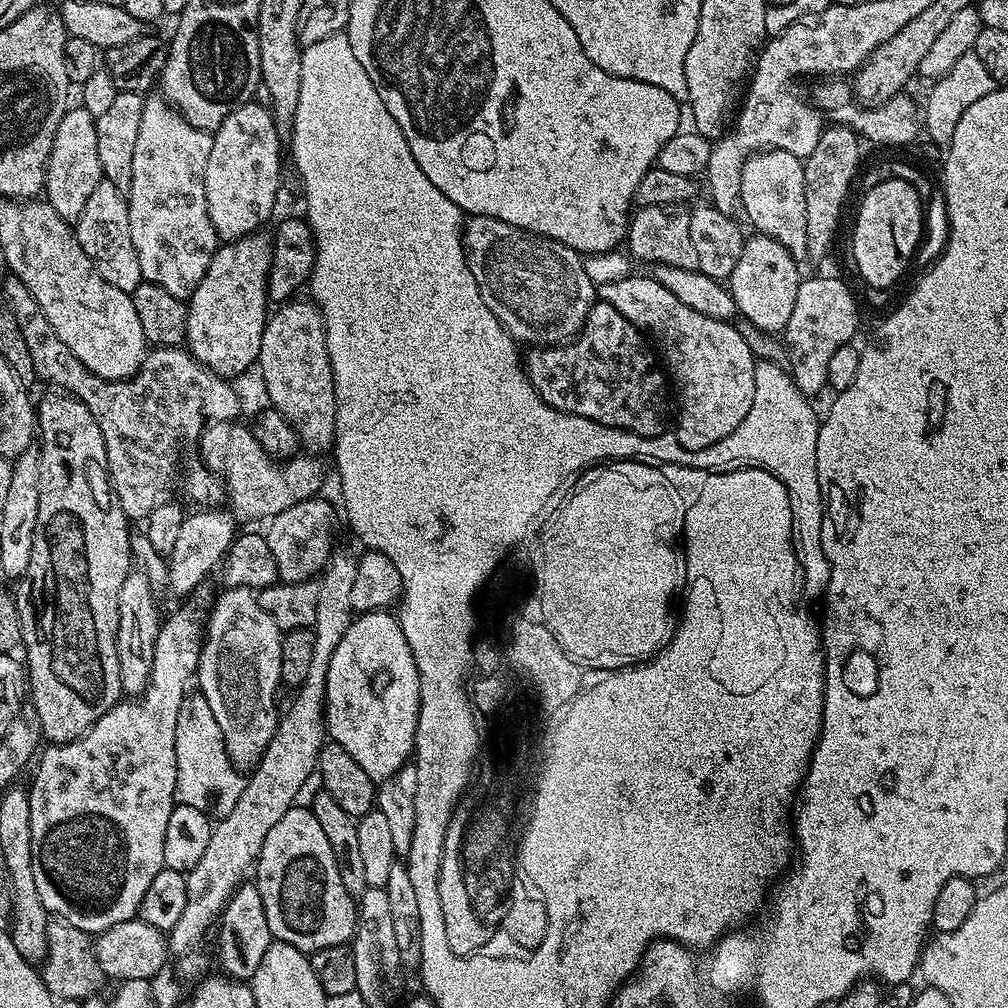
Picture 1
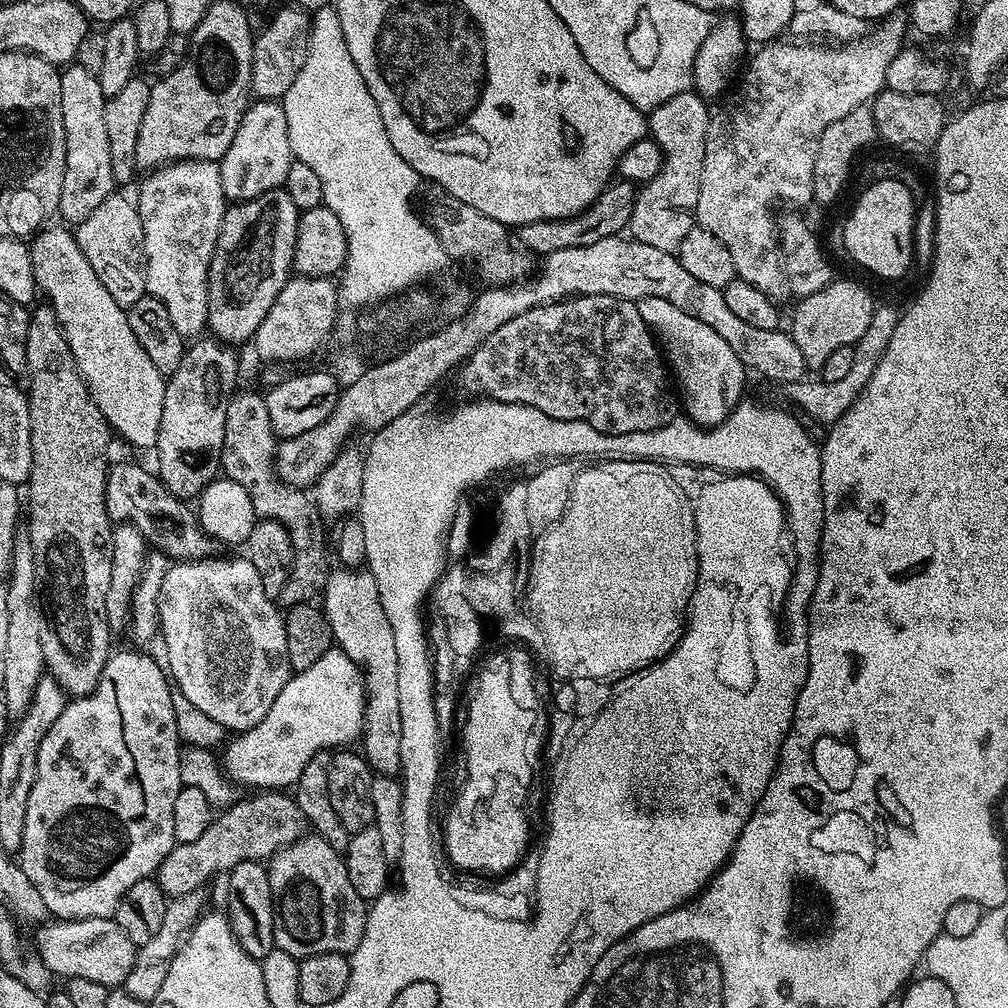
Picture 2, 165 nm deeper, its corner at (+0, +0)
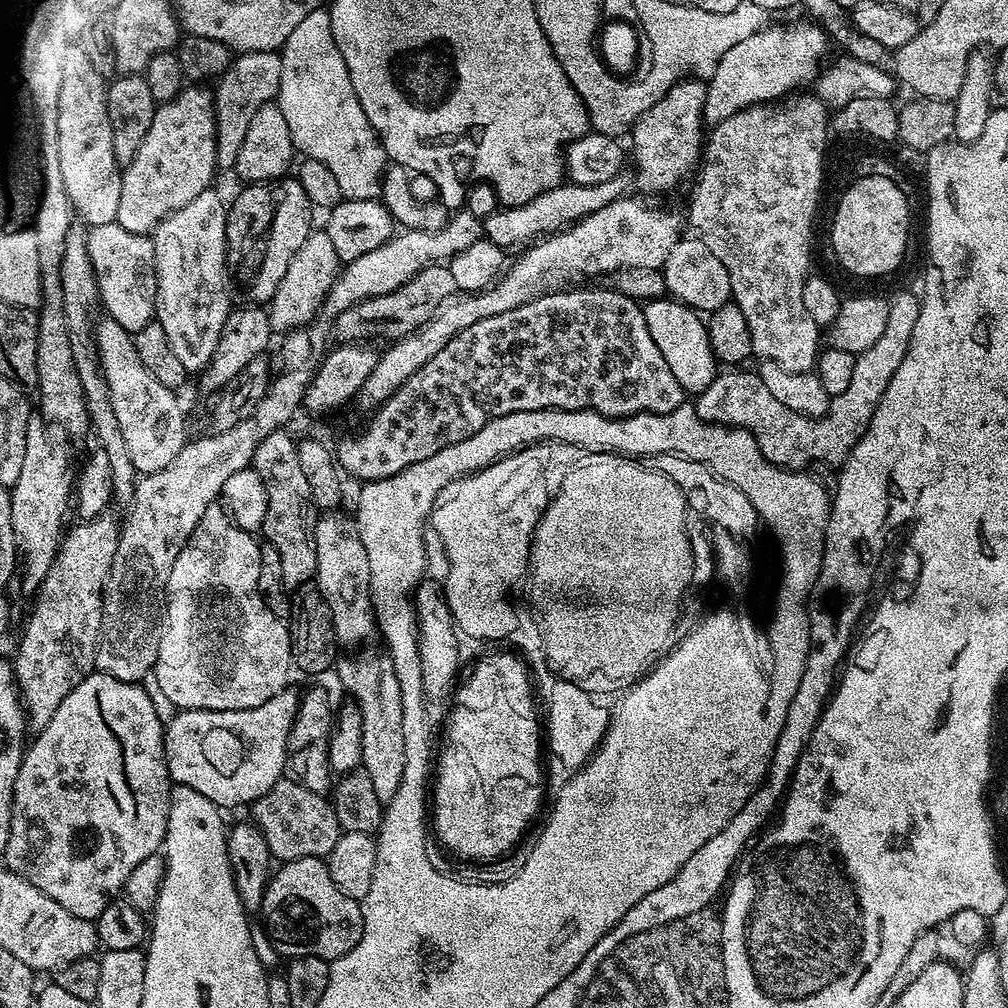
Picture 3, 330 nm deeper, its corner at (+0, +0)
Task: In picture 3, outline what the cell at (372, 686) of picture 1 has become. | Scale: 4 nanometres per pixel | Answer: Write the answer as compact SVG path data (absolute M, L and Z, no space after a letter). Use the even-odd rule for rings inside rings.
M284 688L270 702L262 702L262 706L250 710L186 708L177 711L166 724L164 734L164 761L169 777L177 785L197 788L221 810L239 804L251 806L281 779L286 738L300 704L294 688Z

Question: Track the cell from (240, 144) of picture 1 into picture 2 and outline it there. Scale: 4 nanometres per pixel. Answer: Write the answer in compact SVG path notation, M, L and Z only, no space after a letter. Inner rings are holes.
M261 99L249 103L234 134L234 142L230 142L230 150L226 150L218 163L222 174L222 190L229 201L258 198L258 194L281 187L294 165L283 103Z

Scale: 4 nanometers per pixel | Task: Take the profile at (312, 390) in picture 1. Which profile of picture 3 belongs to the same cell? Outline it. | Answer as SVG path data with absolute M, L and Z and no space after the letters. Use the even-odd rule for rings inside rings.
M313 230L306 238L306 242L298 246L298 254L290 258L290 266L286 269L278 290L267 305L269 324L273 333L287 334L311 325L315 321L312 319L323 309L324 299L328 297L328 292L334 286L336 277L341 271L342 262L338 254L334 254L330 234L327 230Z

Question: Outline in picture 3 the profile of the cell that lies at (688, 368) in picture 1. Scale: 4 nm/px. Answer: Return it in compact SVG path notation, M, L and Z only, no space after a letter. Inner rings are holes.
M675 298L649 300L643 309L650 338L654 338L658 350L662 350L662 358L666 358L674 378L678 378L685 393L698 394L706 390L706 386L710 386L718 374L718 361L710 346L707 323L687 304L681 304Z

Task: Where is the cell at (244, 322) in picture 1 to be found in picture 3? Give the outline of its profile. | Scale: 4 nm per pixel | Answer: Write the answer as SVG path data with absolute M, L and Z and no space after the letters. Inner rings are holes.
M288 179L249 183L228 208L226 268L249 305L264 306L271 301L290 266L290 258L298 254L298 246L314 230L307 190L298 181Z

